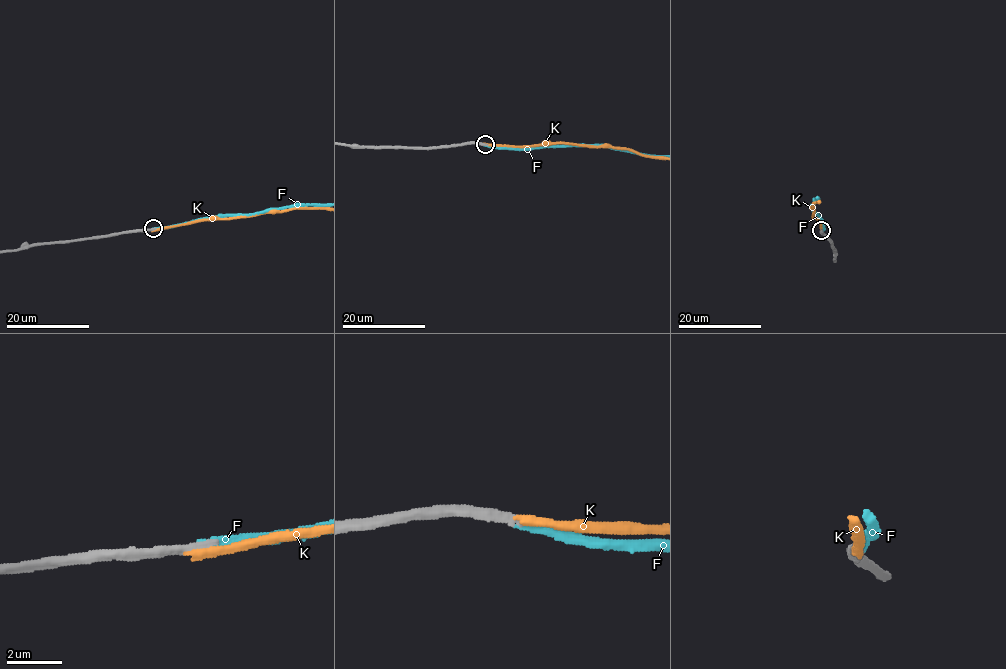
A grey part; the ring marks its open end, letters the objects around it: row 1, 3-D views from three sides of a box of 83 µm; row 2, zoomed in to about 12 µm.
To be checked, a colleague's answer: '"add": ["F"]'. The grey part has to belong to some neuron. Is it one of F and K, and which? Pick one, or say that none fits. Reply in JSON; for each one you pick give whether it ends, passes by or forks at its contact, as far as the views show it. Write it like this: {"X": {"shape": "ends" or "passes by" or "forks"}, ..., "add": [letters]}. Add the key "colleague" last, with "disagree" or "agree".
{"F": {"shape": "ends"}, "add": ["F"], "colleague": "agree"}

